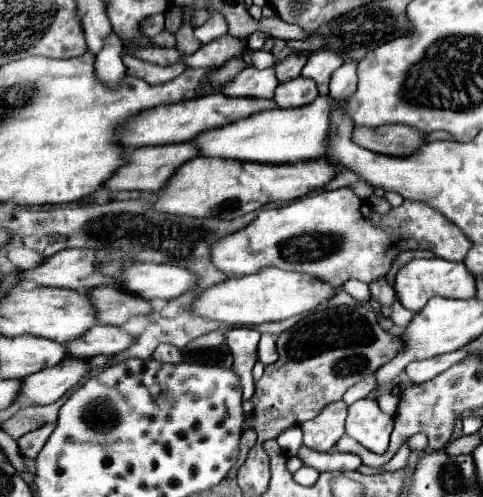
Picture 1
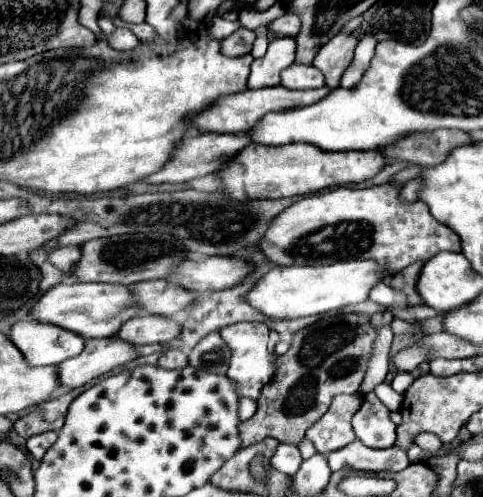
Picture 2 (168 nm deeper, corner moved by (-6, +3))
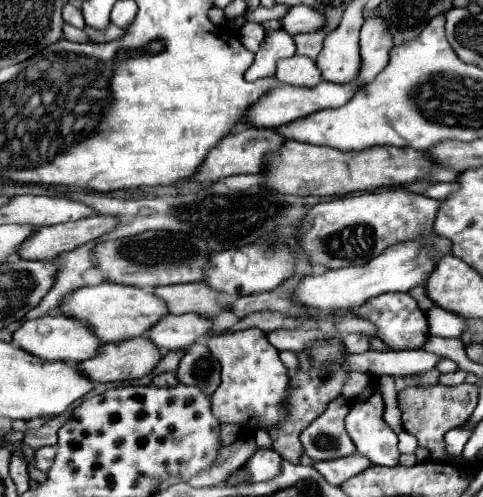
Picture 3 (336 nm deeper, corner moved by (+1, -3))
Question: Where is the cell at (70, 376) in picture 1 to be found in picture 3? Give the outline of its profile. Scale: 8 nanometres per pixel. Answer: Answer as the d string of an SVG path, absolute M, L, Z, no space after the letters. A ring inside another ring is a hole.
M144 336L102 344L96 356L78 364L92 382L122 382L148 374L160 360L160 350Z

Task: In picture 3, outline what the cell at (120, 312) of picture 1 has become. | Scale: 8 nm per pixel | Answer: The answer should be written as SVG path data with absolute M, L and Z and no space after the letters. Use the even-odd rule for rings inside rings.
M202 282L196 284L174 284L156 288L154 294L162 298L168 306L170 314L202 314L202 316L216 316L226 306L218 304L218 292L208 288Z

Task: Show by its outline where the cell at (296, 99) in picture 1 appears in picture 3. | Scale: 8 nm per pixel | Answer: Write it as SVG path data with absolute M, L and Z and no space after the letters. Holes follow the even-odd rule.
M294 54L292 58L278 62L276 80L282 84L290 84L290 86L314 88L322 78L320 78L320 70L310 58Z

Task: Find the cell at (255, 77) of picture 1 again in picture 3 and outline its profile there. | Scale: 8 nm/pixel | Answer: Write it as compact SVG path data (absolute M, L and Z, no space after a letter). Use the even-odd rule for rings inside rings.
M274 30L264 38L264 44L260 46L254 64L244 74L246 80L260 80L260 78L272 78L276 72L276 62L282 58L294 56L296 46L294 40L284 30Z

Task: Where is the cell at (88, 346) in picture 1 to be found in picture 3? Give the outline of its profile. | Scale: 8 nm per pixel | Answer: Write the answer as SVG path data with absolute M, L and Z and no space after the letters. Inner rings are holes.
M182 314L182 316L164 316L156 322L144 336L148 336L158 348L180 350L186 348L212 332L212 324L204 316Z

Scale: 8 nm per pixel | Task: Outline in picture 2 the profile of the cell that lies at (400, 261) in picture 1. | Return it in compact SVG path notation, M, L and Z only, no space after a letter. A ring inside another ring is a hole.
M415 262L415 264L411 264L411 266L407 266L407 268L403 268L401 272L397 272L393 278L391 278L391 286L395 286L397 290L403 290L405 294L407 294L407 298L409 298L409 302L411 302L411 306L417 306L417 304L423 304L423 300L421 300L421 296L419 296L419 292L417 292L417 274L419 274L419 270L421 270L421 262Z

